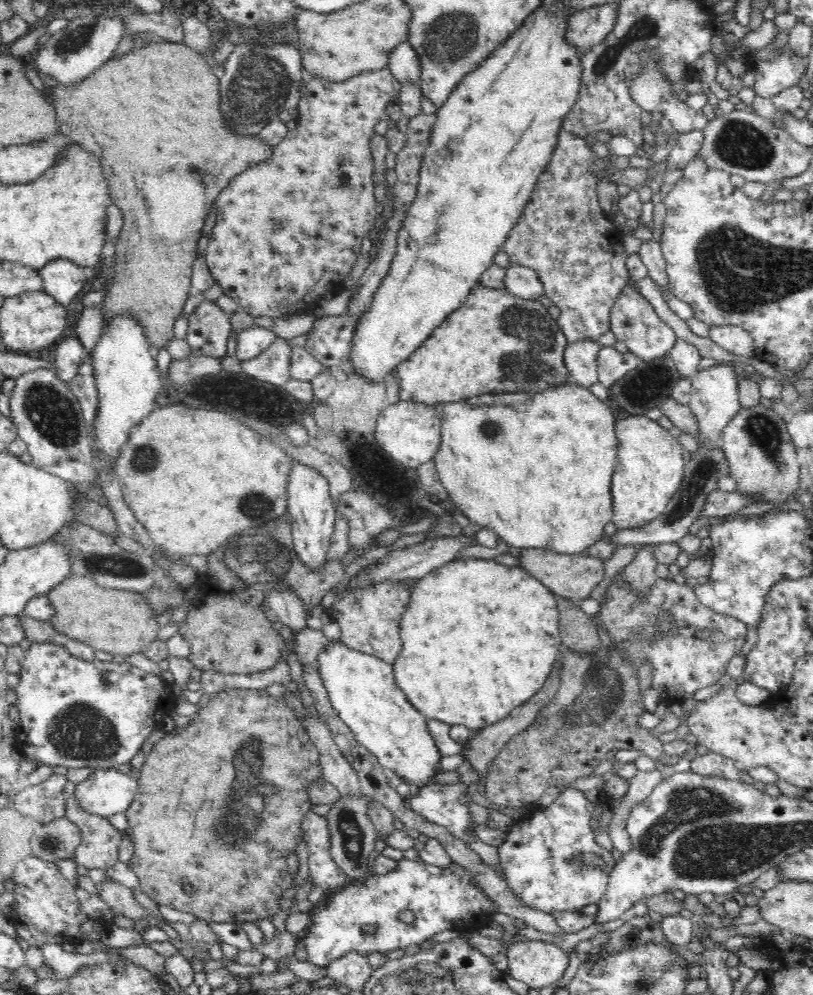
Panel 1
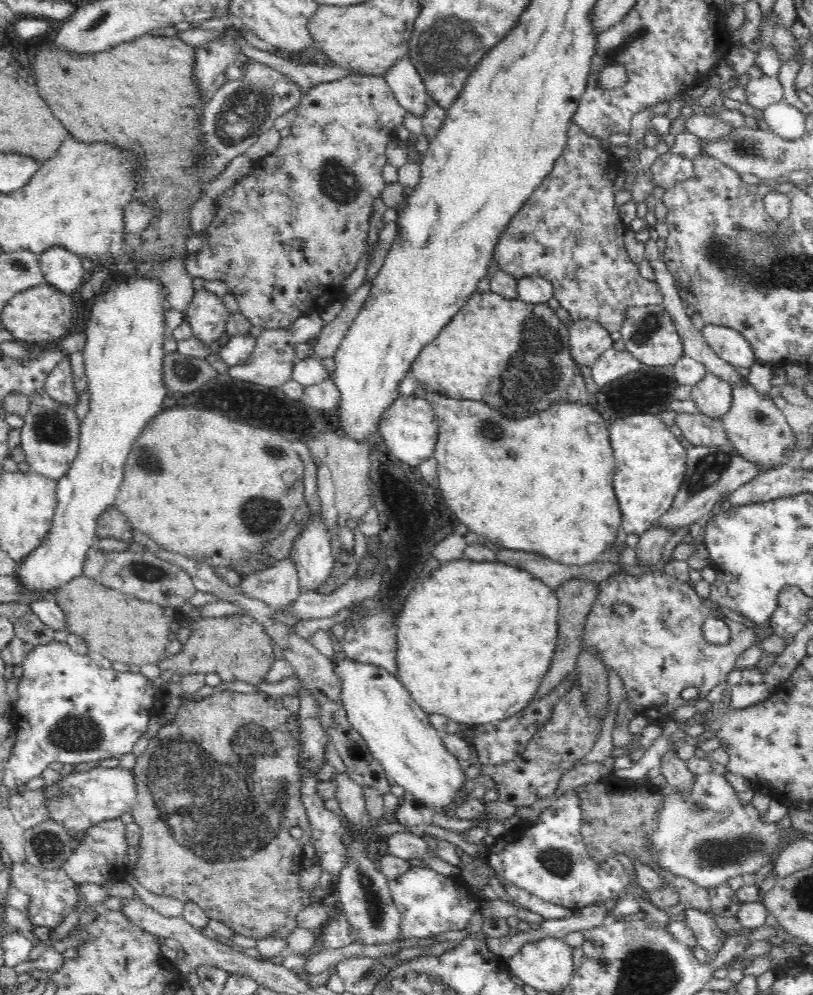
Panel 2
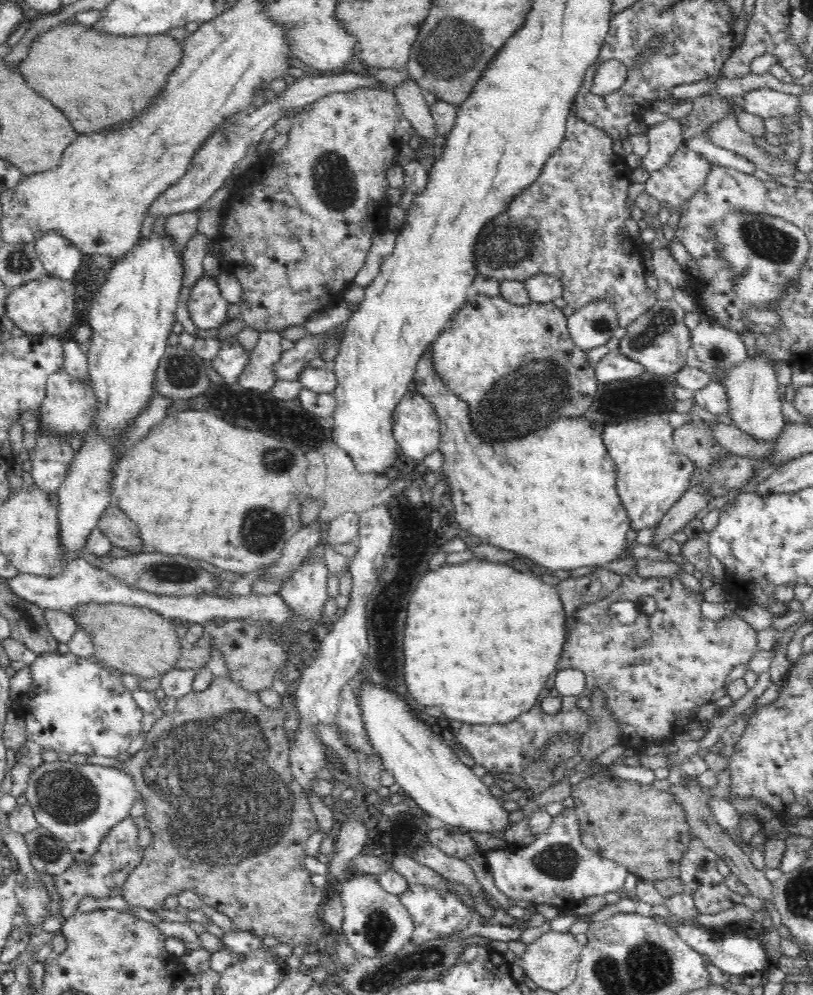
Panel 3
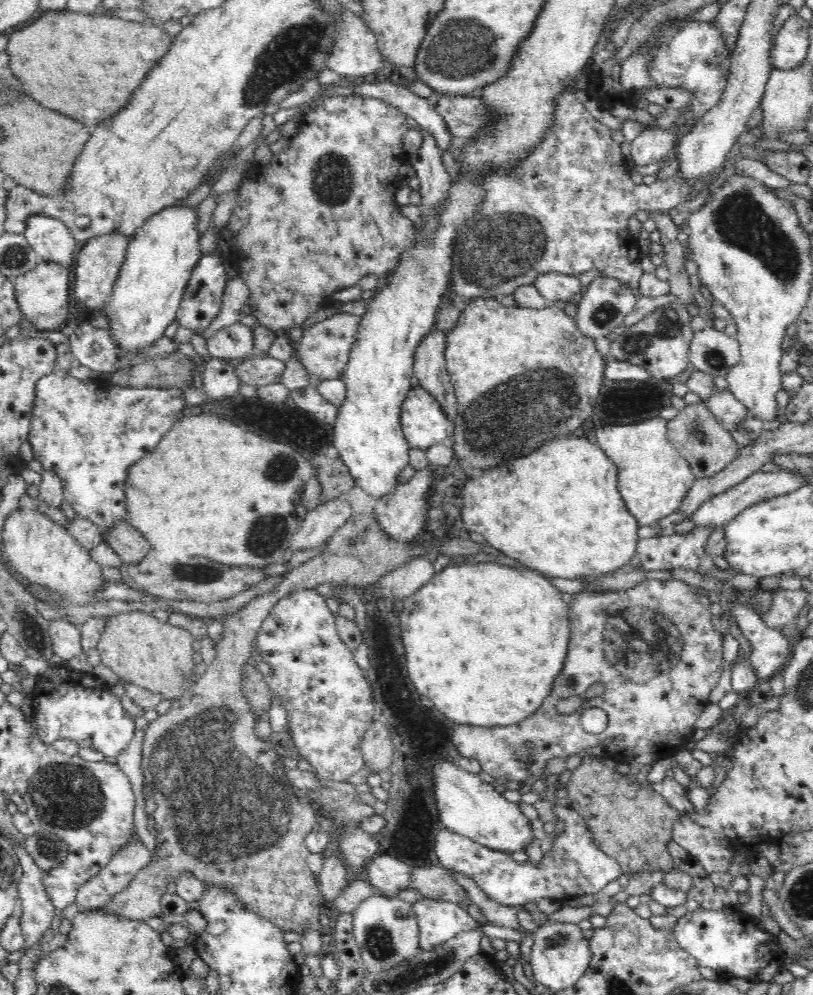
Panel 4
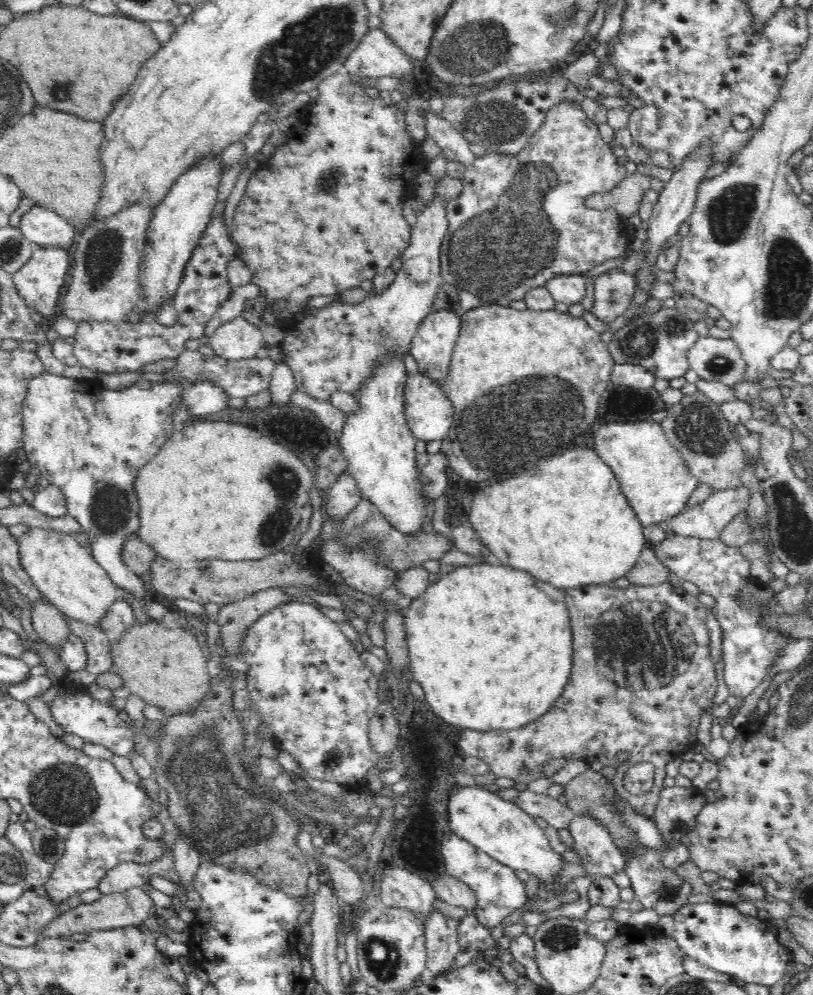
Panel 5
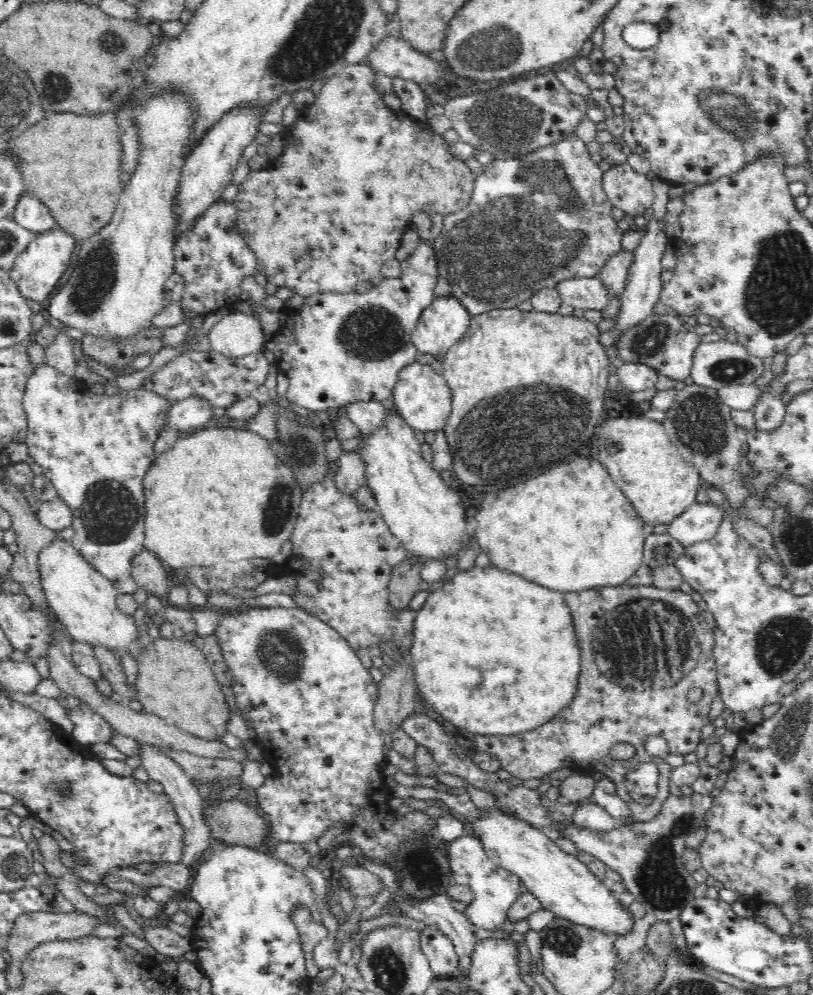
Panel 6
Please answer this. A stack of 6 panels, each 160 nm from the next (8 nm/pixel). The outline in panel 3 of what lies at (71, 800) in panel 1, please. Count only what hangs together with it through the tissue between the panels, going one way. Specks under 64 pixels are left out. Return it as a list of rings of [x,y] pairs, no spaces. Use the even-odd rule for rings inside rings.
[[[128,817],[112,826],[108,834],[102,838],[96,852],[92,854],[90,862],[75,860],[68,870],[54,875],[58,891],[62,895],[62,908],[60,908],[62,917],[67,919],[74,916],[74,909],[84,895],[107,897],[121,894],[127,876],[142,862],[144,856],[144,848],[140,848],[137,843],[139,829],[133,819]]]

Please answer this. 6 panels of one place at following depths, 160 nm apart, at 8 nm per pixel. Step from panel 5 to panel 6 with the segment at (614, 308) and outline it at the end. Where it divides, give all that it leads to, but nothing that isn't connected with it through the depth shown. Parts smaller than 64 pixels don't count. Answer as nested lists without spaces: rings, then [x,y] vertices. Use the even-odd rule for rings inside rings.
[[[621,249],[618,254],[608,258],[602,270],[597,274],[610,299],[620,298],[624,294],[632,259],[633,251],[627,252]]]

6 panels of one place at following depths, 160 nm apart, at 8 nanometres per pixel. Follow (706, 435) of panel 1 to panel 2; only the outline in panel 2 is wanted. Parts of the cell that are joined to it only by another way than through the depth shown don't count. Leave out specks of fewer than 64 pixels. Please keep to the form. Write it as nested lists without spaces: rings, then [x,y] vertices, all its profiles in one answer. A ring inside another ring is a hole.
[[[706,372],[706,376],[692,386],[691,399],[702,414],[722,420],[722,416],[732,408],[732,389],[733,386],[722,378]]]

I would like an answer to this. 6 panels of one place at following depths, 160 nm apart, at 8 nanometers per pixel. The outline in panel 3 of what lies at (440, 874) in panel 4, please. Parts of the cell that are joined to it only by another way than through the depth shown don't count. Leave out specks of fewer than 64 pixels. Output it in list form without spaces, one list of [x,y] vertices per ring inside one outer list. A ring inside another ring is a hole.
[[[406,854],[394,856],[390,862],[390,870],[400,873],[408,883],[422,883],[422,885],[452,891],[450,885],[444,882],[440,874],[420,865],[420,863]]]

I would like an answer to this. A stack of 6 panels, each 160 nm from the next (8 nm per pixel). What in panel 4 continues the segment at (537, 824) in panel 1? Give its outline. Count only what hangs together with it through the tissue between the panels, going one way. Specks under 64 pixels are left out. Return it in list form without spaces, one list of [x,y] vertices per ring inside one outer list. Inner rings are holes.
[[[569,805],[556,806],[554,815],[564,822],[564,832],[552,839],[550,852],[546,852],[538,864],[520,864],[502,851],[487,848],[446,828],[434,838],[437,858],[445,869],[470,875],[490,897],[508,906],[522,907],[527,902],[544,898],[562,904],[586,894],[600,897],[606,884],[622,876],[622,868],[614,858],[608,857],[592,843],[585,819],[576,810]]]

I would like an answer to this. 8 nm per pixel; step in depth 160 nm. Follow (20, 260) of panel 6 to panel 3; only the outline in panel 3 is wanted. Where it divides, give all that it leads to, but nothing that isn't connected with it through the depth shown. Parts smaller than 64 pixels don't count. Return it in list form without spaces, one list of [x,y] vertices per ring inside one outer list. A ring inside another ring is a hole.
[[[49,275],[42,276],[38,280],[18,286],[7,295],[5,316],[14,322],[14,327],[17,326],[26,335],[58,337],[74,324],[77,299],[72,282]]]

